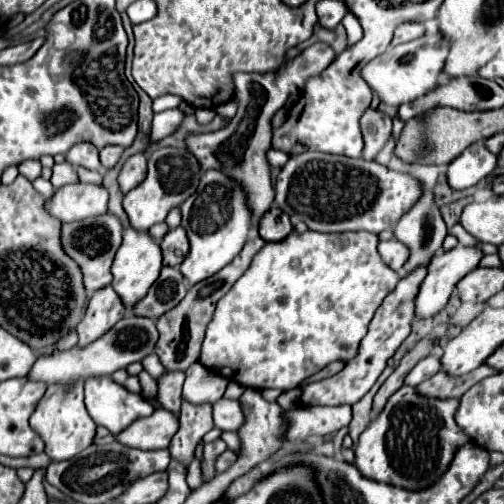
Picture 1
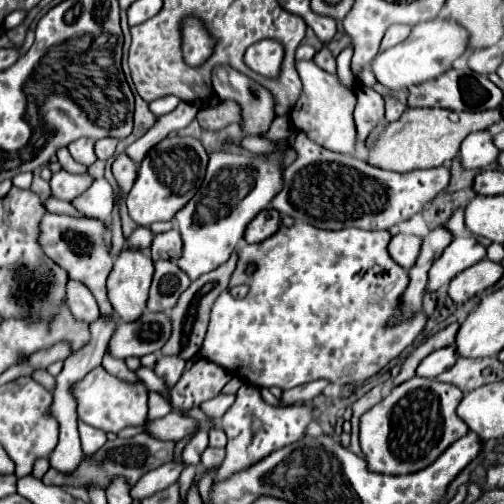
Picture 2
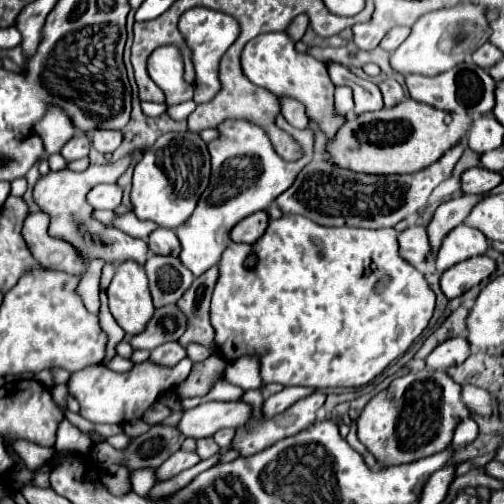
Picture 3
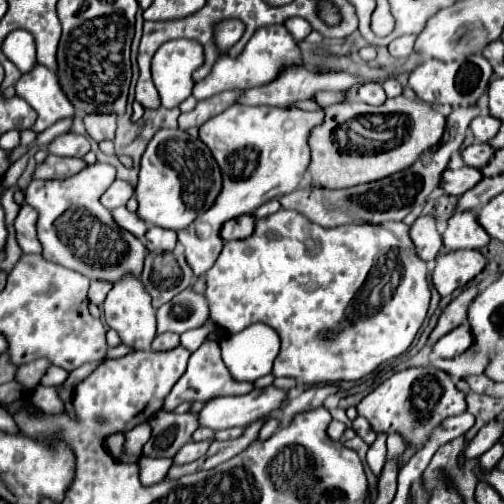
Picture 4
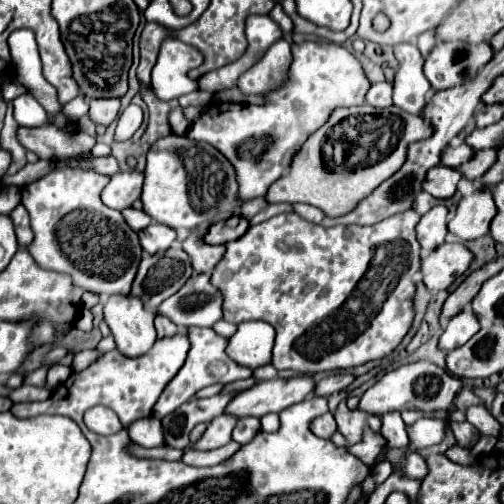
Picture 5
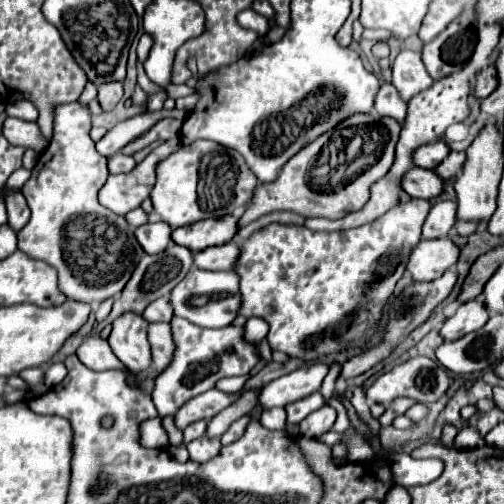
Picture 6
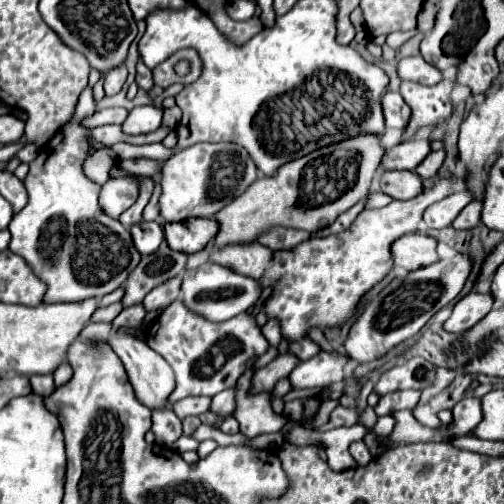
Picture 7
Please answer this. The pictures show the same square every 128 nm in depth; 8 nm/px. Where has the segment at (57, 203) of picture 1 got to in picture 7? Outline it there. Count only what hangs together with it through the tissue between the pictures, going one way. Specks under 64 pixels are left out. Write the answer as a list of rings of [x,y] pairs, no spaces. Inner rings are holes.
[[[120,176],[120,178],[108,178],[108,182],[102,186],[100,192],[100,206],[102,210],[118,218],[122,212],[126,212],[140,194],[140,180],[136,176]]]

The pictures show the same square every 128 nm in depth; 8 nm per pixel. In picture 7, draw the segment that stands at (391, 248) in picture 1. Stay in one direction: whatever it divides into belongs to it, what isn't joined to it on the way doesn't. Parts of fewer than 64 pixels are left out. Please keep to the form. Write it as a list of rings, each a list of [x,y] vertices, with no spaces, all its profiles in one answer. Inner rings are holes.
[[[462,190],[462,192],[446,196],[444,200],[428,206],[426,212],[424,212],[424,226],[426,228],[436,228],[436,230],[448,228],[454,222],[454,218],[460,214],[460,210],[470,200],[472,200],[472,196],[466,190]]]

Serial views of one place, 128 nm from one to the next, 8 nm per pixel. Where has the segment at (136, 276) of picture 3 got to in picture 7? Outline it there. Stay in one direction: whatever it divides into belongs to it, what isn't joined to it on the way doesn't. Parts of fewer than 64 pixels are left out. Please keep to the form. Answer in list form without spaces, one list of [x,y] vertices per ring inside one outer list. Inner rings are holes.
[[[114,332],[108,340],[110,348],[116,352],[116,356],[122,360],[126,372],[128,372],[128,378],[130,378],[130,384],[138,396],[138,400],[142,404],[146,404],[150,410],[152,408],[164,408],[168,406],[168,396],[170,392],[174,390],[176,382],[174,382],[174,372],[170,368],[170,364],[166,364],[166,360],[154,352],[152,348],[148,348],[148,342],[144,338],[138,338],[138,336],[132,336],[128,332]]]

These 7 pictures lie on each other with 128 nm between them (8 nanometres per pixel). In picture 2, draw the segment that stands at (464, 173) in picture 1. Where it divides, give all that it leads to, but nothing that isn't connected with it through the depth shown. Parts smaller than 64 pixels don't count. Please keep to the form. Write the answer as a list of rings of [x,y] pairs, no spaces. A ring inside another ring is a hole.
[[[474,132],[468,136],[460,150],[460,164],[464,170],[486,170],[492,162],[496,162],[500,150],[492,144],[490,132]]]

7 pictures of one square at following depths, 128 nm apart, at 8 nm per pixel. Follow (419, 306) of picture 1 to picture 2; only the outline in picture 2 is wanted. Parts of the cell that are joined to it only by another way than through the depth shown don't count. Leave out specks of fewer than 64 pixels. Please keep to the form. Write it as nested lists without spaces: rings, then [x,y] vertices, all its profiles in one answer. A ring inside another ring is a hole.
[[[470,236],[454,238],[450,246],[444,250],[444,254],[432,264],[426,292],[436,292],[442,286],[448,286],[456,274],[470,268],[472,264],[478,264],[484,258],[486,258],[486,248],[480,246],[474,238]]]

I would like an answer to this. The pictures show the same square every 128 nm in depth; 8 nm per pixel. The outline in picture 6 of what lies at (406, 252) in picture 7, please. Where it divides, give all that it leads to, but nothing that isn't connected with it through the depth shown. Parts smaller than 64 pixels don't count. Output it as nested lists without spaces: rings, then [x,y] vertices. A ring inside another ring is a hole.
[[[420,240],[410,256],[408,270],[416,282],[436,280],[436,276],[442,276],[448,268],[454,268],[458,258],[460,248],[452,240]]]

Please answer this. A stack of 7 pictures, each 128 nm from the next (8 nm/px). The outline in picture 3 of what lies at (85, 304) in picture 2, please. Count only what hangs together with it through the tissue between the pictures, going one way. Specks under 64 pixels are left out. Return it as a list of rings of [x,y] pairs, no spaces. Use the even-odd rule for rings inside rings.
[[[92,260],[88,266],[88,274],[84,274],[80,286],[76,288],[80,292],[80,298],[86,304],[86,310],[92,314],[98,314],[100,300],[98,300],[98,290],[100,290],[100,276],[102,268],[105,265],[104,260]]]

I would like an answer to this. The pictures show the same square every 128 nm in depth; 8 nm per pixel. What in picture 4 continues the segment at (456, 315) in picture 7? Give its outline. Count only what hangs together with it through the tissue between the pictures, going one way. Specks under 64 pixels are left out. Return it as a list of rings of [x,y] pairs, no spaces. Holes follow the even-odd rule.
[[[462,324],[460,328],[448,332],[446,336],[442,336],[434,346],[432,346],[432,352],[438,356],[438,358],[456,358],[460,354],[464,354],[468,348],[472,346],[472,334],[470,334],[470,326],[468,324]]]

